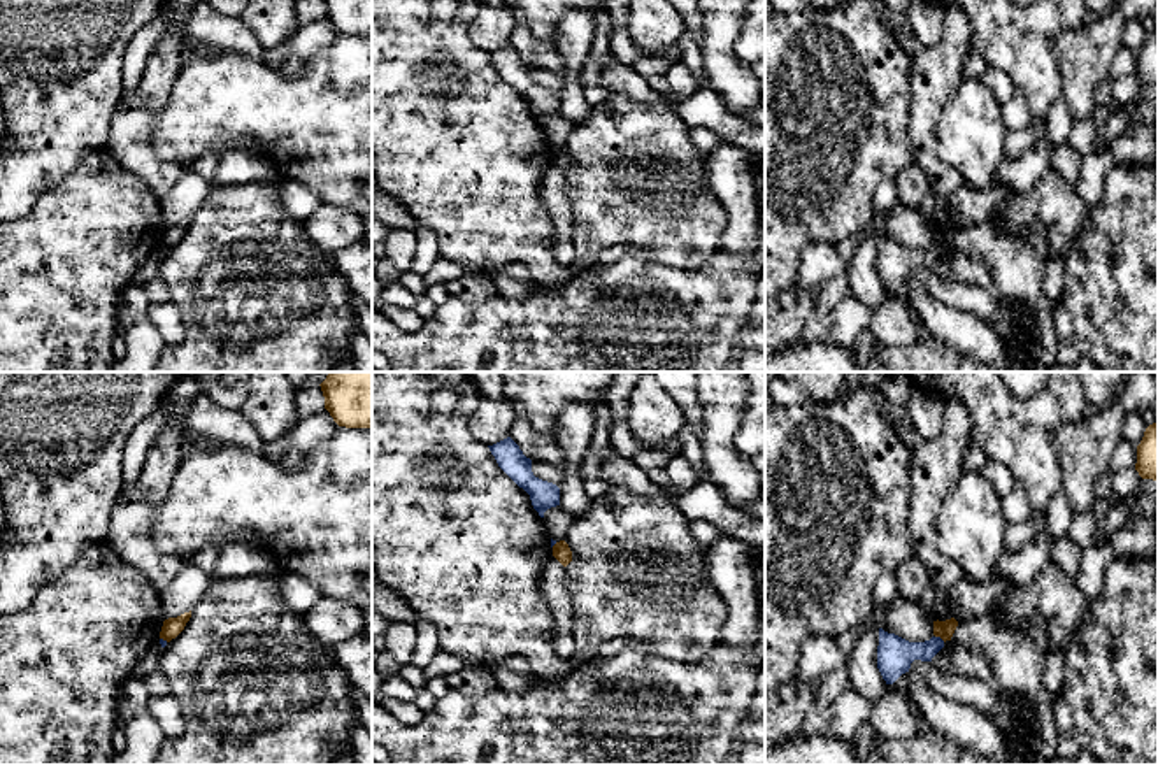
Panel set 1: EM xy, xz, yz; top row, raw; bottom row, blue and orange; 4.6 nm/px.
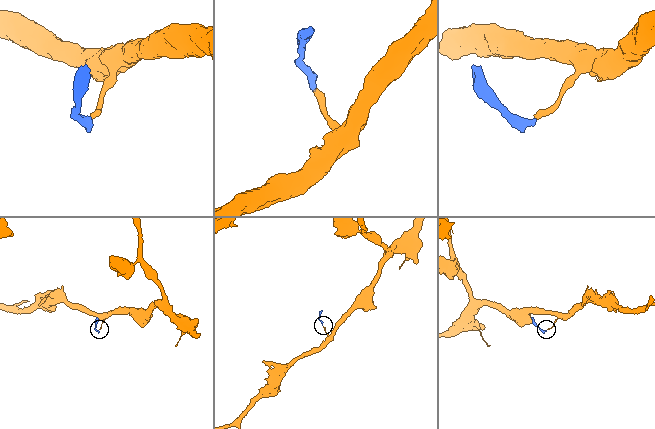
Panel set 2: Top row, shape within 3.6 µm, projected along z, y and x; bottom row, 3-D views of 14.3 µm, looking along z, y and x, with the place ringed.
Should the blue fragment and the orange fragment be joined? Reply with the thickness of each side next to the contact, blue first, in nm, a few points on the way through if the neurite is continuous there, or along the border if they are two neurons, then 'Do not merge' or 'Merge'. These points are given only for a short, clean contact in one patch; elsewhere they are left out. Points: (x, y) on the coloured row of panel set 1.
Thickness 160 nm (blue) against 80 nm. Boundary: yz (936, 636), (944, 641). Do not merge

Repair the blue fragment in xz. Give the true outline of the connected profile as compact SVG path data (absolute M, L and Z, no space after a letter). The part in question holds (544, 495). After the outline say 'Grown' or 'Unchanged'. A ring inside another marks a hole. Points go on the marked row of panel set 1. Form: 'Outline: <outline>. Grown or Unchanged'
Outline: M511 437L488 447L498 467L530 495L532 505L540 518L547 509L560 505L560 488L533 475L532 460L523 454Z. Unchanged

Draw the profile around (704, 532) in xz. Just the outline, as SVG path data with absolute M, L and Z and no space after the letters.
M705 519L690 521L690 533L704 547L714 544L723 535L723 532L716 525Z

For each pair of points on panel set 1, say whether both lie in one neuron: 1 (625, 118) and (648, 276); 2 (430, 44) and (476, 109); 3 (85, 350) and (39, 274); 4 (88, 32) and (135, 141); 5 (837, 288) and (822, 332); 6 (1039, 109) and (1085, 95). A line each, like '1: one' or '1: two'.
1: two
2: one
3: one
4: two
5: one
6: two

